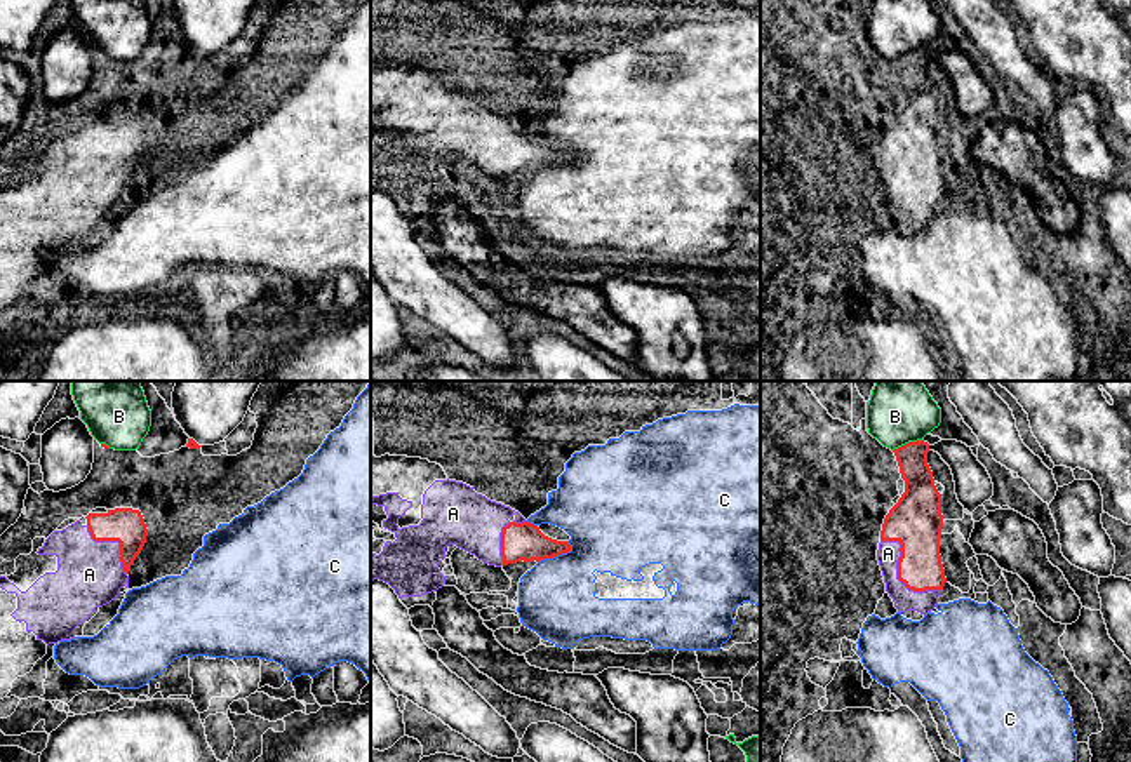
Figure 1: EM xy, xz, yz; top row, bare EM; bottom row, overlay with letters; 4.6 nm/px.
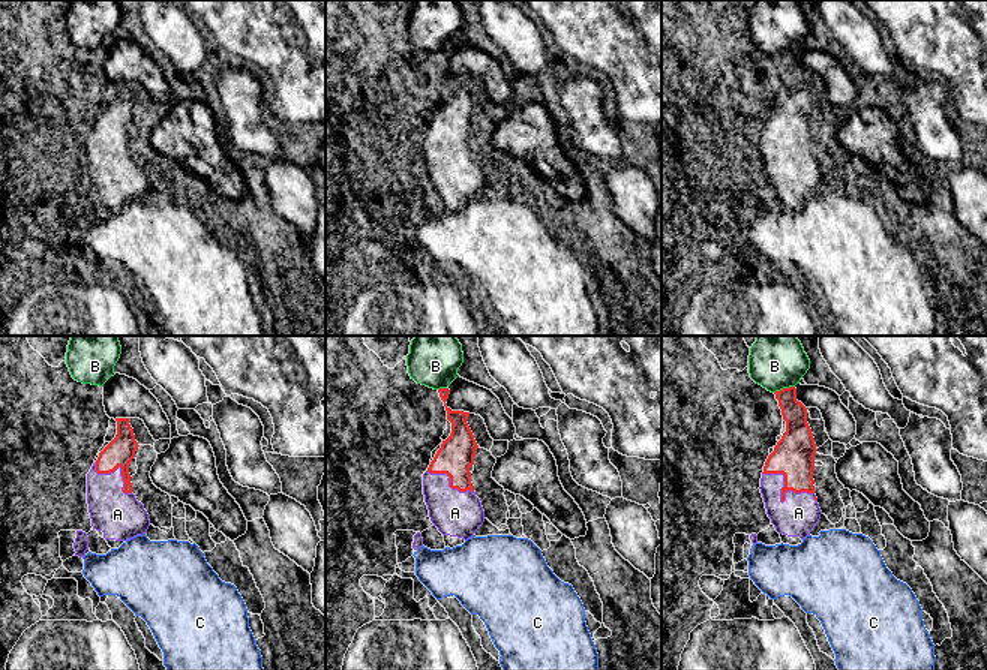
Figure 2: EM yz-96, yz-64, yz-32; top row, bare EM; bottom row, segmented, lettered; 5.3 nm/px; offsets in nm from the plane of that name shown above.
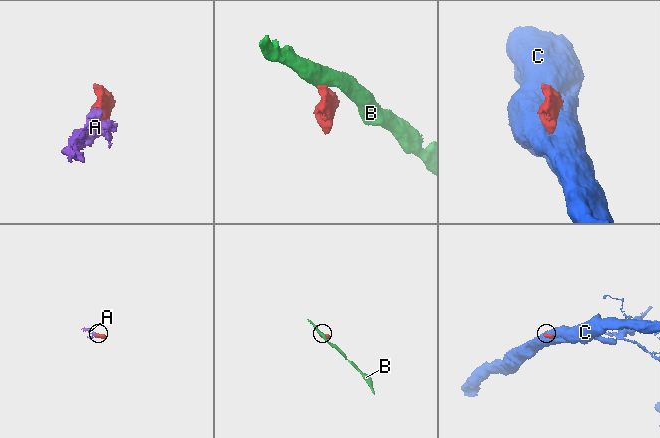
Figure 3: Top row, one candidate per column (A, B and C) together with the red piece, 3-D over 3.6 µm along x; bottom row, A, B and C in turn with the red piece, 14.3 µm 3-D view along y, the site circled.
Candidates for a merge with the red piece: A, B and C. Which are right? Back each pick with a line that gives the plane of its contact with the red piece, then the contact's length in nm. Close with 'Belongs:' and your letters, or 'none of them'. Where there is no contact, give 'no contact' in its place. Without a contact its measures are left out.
A: yz | 380 nm
Belongs: A

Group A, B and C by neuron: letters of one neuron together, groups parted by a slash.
A / B / C

